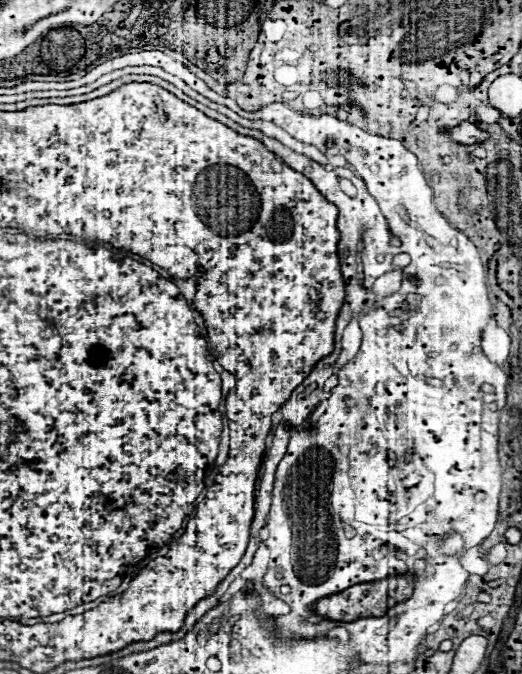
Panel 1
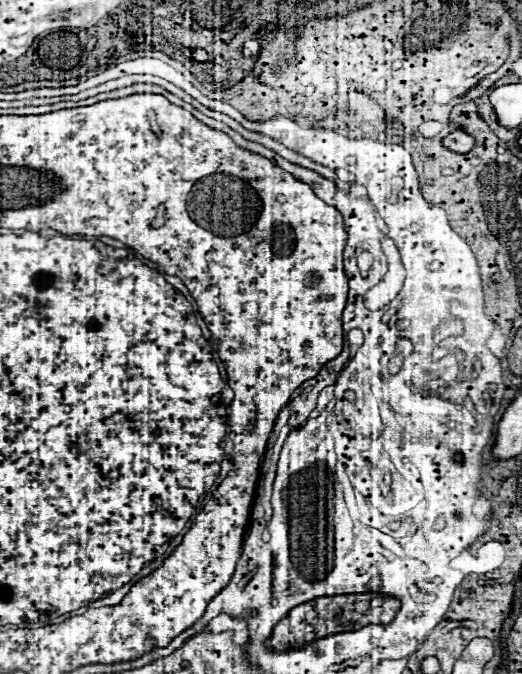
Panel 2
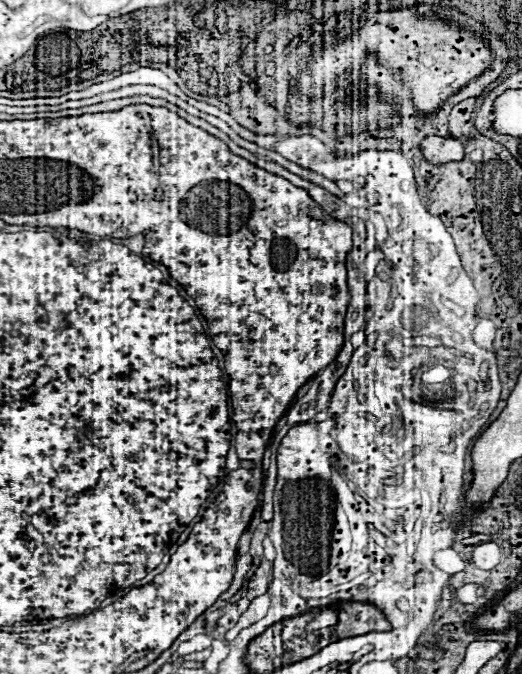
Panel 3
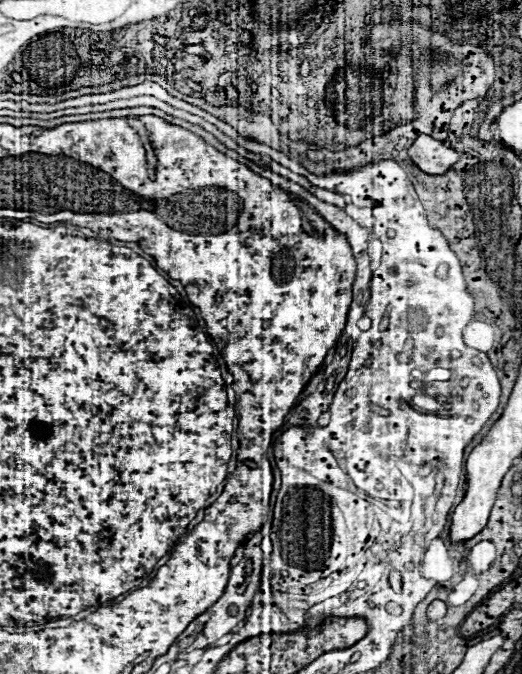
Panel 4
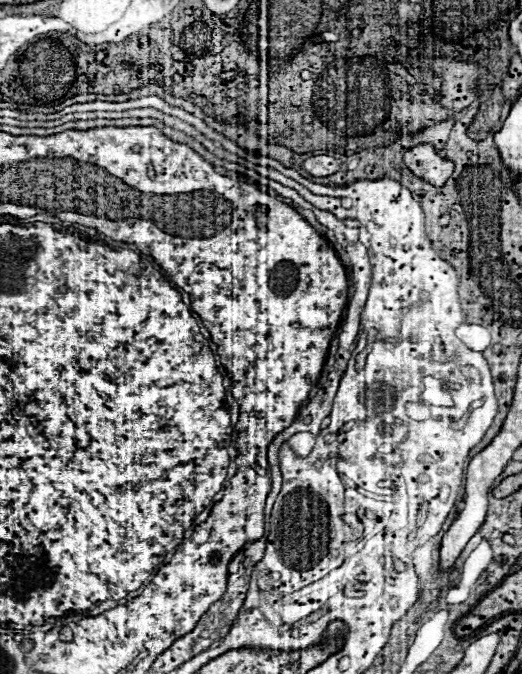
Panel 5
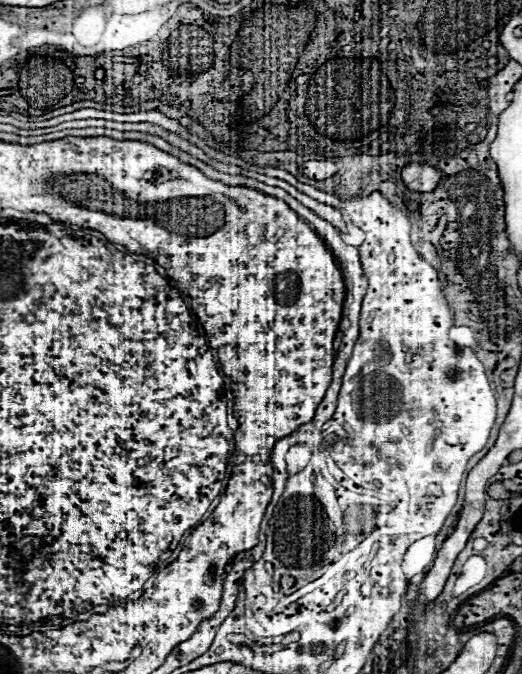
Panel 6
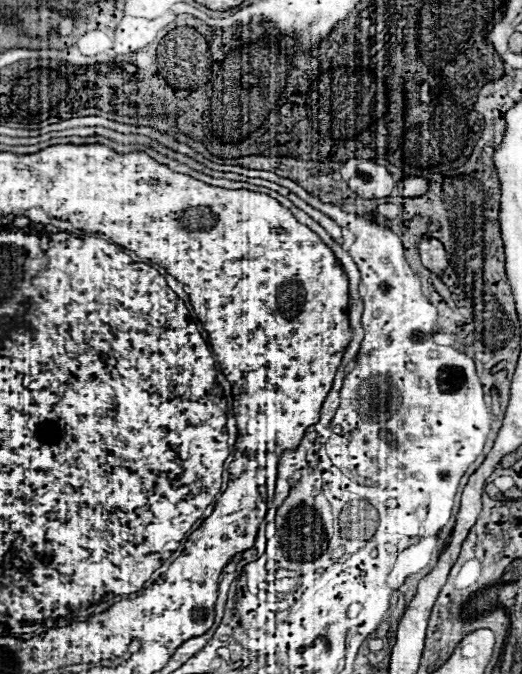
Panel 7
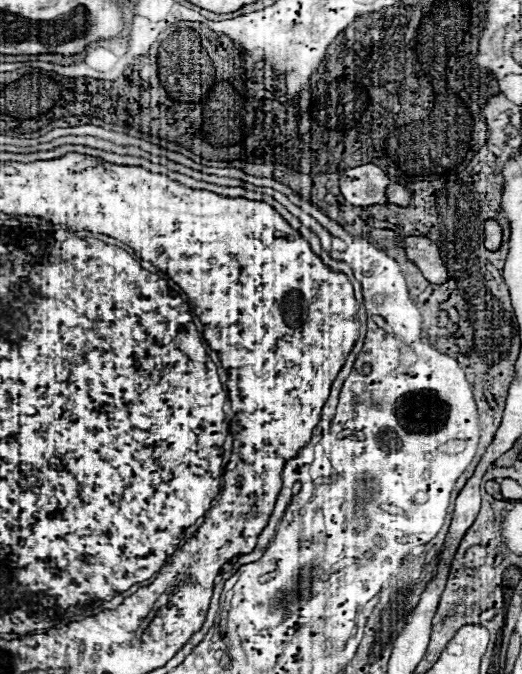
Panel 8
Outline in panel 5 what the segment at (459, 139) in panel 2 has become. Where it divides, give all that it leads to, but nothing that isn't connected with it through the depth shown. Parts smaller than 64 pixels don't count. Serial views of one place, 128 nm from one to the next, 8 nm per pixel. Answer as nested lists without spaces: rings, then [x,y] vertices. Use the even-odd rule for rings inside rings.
[[[418,144],[410,148],[404,154],[404,162],[416,176],[434,186],[444,184],[454,172],[454,162],[442,158],[432,144]]]

